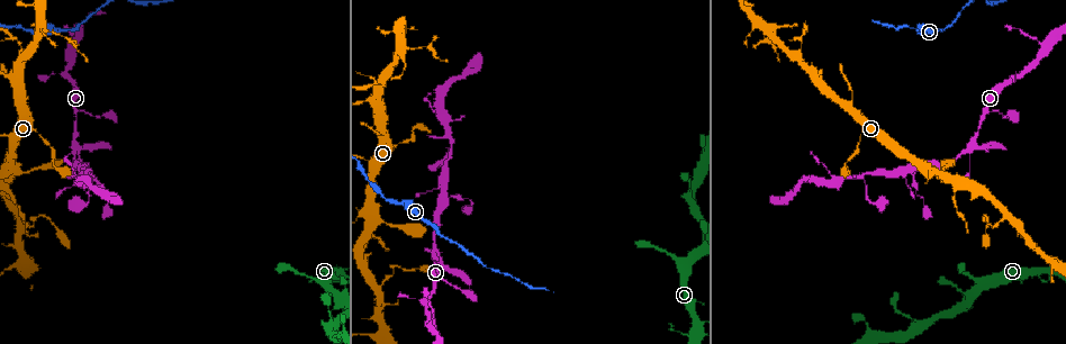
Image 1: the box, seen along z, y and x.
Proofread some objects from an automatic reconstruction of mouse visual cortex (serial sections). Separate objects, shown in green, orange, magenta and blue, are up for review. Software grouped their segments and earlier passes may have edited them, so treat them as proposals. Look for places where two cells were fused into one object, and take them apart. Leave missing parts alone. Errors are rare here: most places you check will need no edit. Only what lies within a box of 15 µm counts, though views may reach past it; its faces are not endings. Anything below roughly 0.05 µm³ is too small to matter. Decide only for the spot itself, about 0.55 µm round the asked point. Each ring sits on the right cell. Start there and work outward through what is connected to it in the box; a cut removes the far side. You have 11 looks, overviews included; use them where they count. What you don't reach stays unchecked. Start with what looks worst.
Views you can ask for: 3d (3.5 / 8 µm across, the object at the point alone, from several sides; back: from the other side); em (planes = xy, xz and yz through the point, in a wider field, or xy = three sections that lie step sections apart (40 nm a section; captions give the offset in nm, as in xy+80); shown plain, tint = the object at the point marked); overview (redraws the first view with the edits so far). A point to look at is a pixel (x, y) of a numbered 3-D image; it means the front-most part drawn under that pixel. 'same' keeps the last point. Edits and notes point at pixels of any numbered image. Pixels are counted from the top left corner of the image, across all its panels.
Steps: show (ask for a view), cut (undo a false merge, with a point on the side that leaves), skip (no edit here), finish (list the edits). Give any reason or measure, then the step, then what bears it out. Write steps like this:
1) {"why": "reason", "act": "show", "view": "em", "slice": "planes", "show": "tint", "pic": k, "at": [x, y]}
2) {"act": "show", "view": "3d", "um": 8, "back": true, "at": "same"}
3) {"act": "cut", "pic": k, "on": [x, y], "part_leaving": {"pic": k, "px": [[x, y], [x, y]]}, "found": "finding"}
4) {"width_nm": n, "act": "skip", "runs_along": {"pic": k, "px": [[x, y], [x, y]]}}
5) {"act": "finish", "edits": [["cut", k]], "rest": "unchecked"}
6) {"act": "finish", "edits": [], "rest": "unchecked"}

{"why": "sharp bend", "act": "show", "view": "3d", "um": 3.5, "pic": 1, "at": [436, 254]}

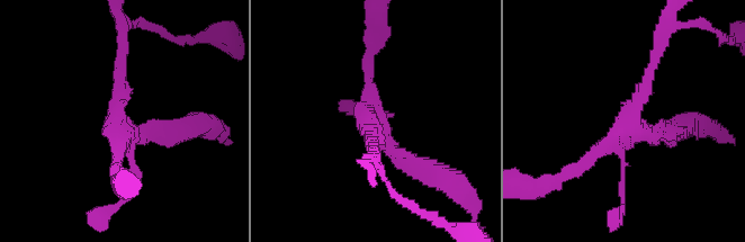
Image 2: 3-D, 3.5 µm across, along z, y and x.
{"why": "now the EM", "act": "show", "view": "em", "slice": "xy", "step": 2, "show": "tint", "pic": 2, "at": [632, 114]}

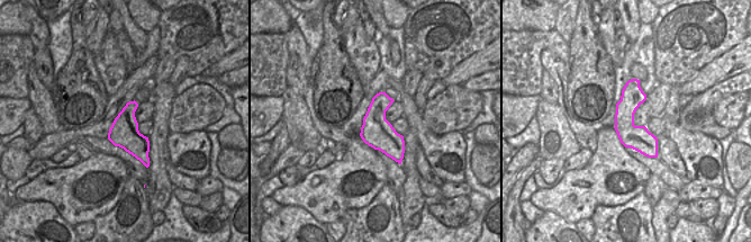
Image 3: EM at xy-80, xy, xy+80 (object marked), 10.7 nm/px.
{"width_nm": 340, "act": "skip", "runs_along": {"pic": 3, "px": [[634, 81], [627, 127], [654, 154]]}, "found": "all the same cell"}

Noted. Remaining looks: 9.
{"why": "thick turns thin", "act": "show", "view": "em", "slice": "planes", "show": "tint", "pic": 1, "at": [67, 38]}

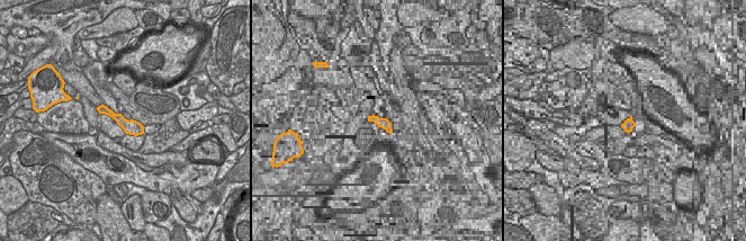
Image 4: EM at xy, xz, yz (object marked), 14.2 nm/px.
{"act": "show", "view": "3d", "um": 3.5, "at": "same"}

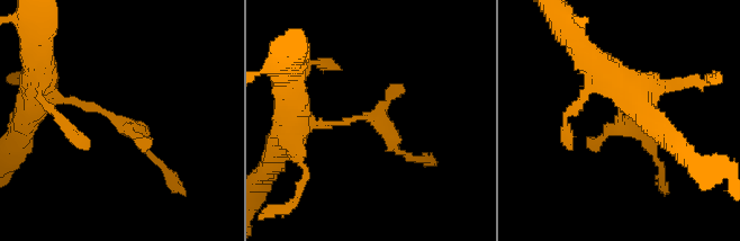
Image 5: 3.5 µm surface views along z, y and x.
{"act": "skip", "runs_along": {"pic": 5, "px": [[45, 96], [97, 106], [152, 158]]}, "found": "continuous, no second cell"}

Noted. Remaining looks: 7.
{"why": "calibre changes", "act": "show", "view": "3d", "um": 3.5, "pic": 1, "at": [83, 165]}

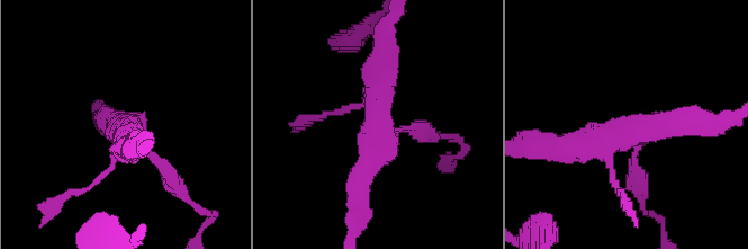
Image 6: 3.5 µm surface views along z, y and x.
{"why": "shape alone is not enough", "act": "show", "view": "em", "slice": "xy", "step": 1, "show": "tint", "pic": 6, "at": [641, 127]}

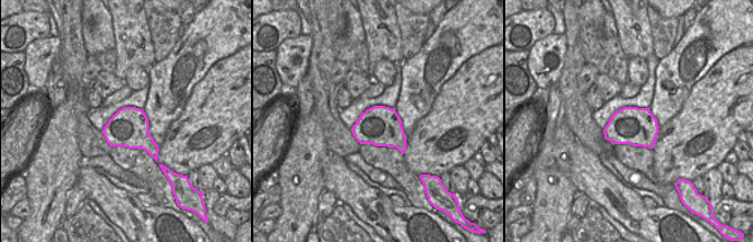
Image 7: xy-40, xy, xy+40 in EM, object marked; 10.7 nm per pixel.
{"act": "skip", "runs_along": {"pic": 6, "px": [[710, 122], [664, 122], [569, 147]]}, "found": "one cell here"}

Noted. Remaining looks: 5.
{"act": "show", "view": "3d", "um": 3.5, "pic": 1, "at": [451, 146]}

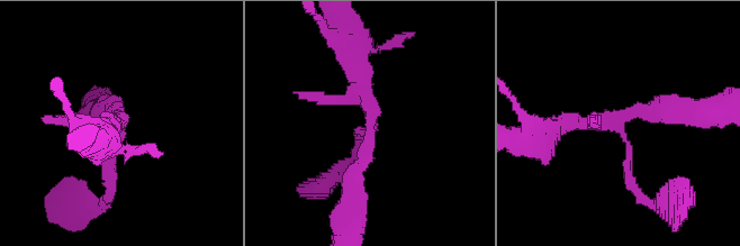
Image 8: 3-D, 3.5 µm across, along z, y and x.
{"act": "show", "view": "em", "slice": "planes", "show": "tint", "pic": 8, "at": [117, 117]}

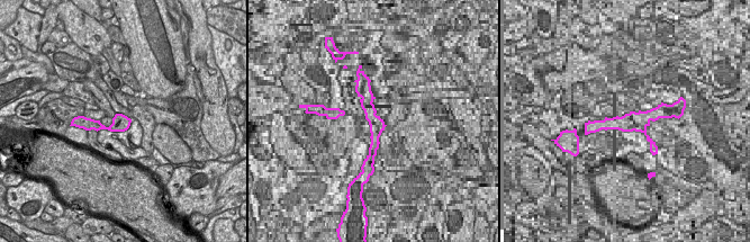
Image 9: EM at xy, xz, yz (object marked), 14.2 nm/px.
{"act": "skip", "found": "continuous, no second cell"}

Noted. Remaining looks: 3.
{"act": "finish", "edits": [], "rest": "unchecked"}

